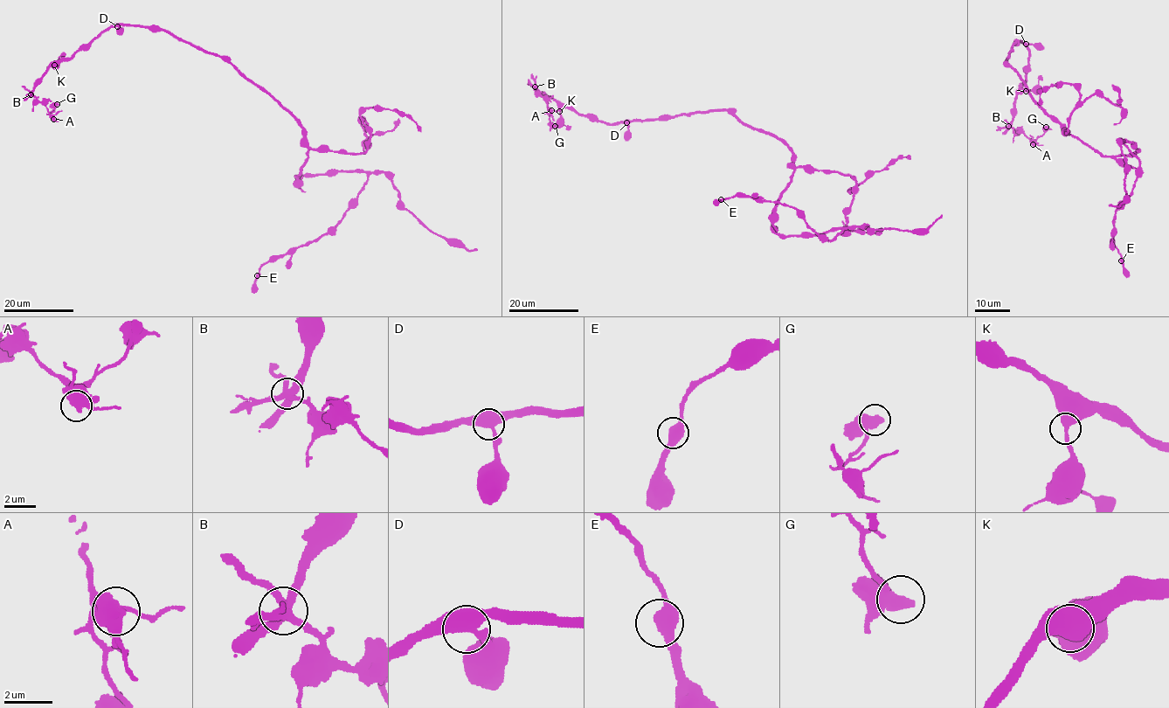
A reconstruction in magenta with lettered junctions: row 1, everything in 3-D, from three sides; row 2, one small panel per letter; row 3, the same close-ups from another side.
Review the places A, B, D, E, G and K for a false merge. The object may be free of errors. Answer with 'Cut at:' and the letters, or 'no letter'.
Cut at: B

